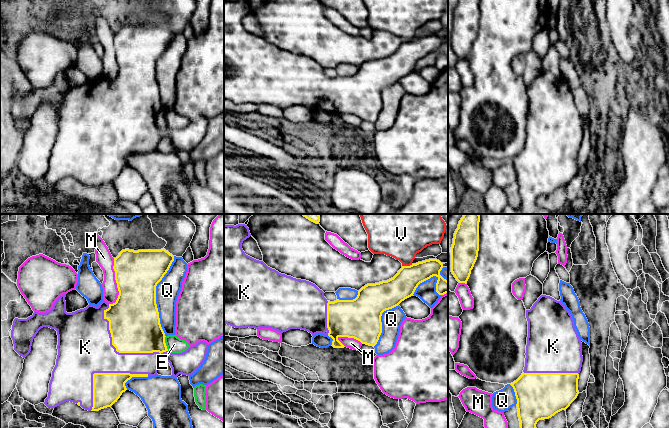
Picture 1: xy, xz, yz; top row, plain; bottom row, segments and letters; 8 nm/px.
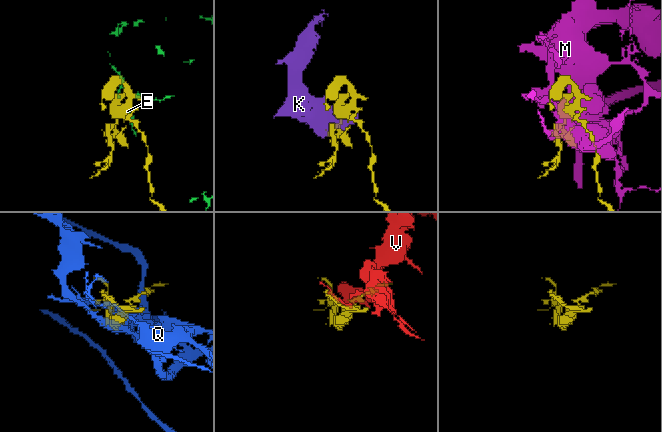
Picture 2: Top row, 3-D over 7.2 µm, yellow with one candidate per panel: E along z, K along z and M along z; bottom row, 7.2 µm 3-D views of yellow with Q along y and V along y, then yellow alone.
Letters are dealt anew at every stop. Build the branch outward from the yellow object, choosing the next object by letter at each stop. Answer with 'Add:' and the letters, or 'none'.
Add: K

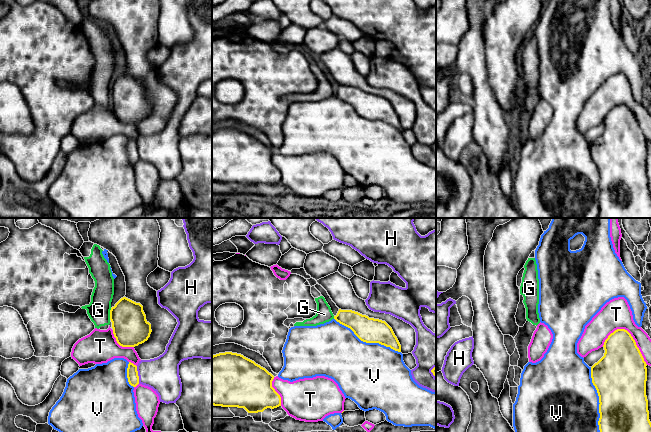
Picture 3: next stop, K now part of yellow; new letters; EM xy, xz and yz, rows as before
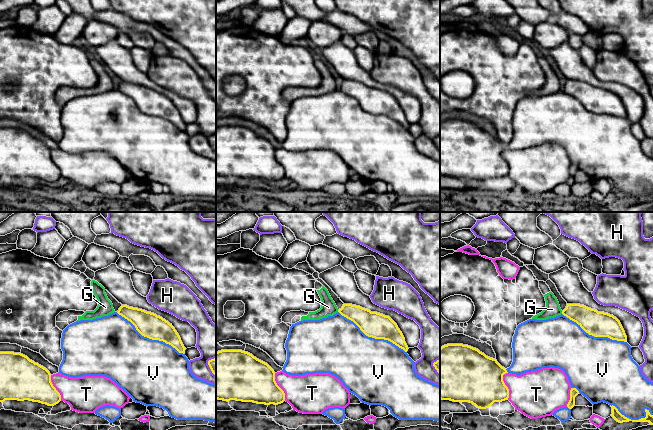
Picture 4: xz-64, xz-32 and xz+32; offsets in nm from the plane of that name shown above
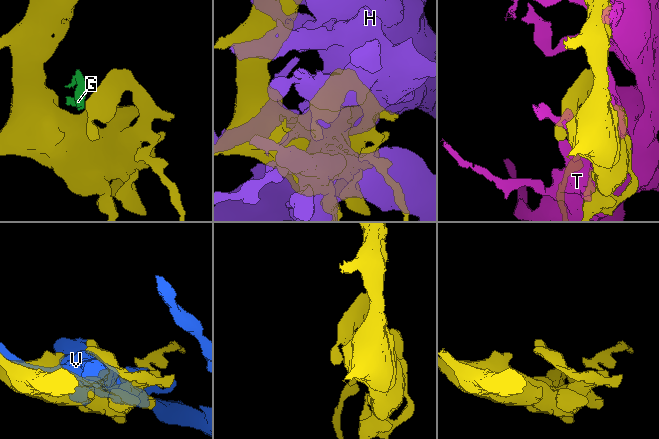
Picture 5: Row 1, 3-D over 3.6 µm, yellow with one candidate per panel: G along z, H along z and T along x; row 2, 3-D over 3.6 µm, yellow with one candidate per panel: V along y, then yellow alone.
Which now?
Add: none

